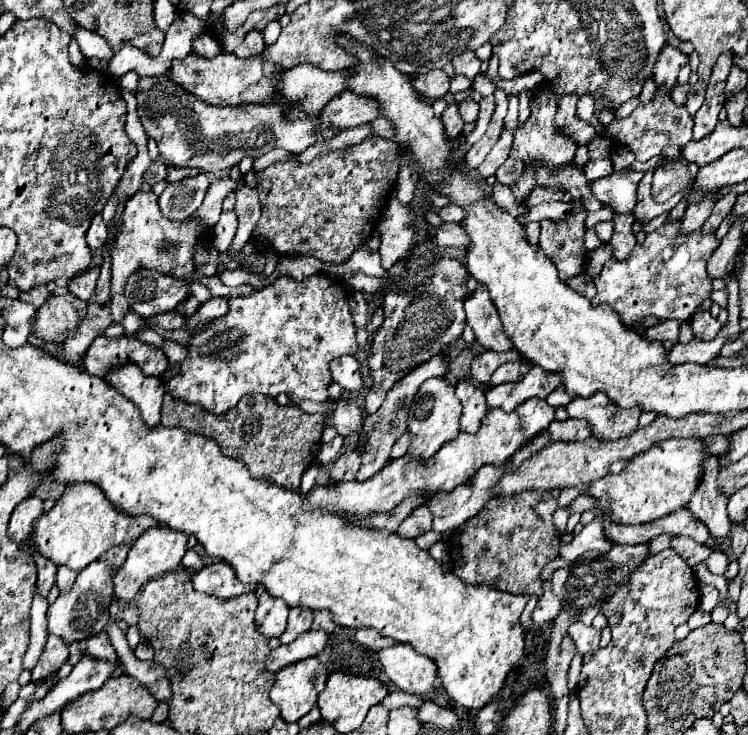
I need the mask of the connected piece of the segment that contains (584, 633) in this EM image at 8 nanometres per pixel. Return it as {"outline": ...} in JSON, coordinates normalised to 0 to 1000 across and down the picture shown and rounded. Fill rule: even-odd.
{"outline":[[[769,845],[763,853],[761,853],[761,867],[769,872],[771,878],[771,886],[777,891],[785,891],[790,886],[798,886],[801,883],[801,867],[803,861],[798,856],[793,856],[790,850],[782,850],[777,845]]]}

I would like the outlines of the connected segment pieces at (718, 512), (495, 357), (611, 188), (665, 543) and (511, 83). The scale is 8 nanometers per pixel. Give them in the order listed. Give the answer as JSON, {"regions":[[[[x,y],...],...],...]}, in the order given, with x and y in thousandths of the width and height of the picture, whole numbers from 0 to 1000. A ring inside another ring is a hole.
{"regions":[[[[945,619],[940,627],[940,644],[934,665],[926,671],[918,690],[926,695],[934,709],[948,714],[953,731],[975,731],[977,728],[977,709],[972,703],[972,679],[959,665],[959,646],[961,646],[961,622]]],[[[683,475],[683,478],[675,478],[675,480],[662,480],[662,478],[648,478],[643,480],[640,486],[632,488],[630,494],[630,513],[635,521],[646,524],[646,521],[654,521],[659,505],[664,499],[670,499],[672,494],[680,494],[680,491],[697,491],[697,480],[691,475]]],[[[849,230],[822,233],[806,244],[790,249],[790,257],[801,273],[814,279],[822,290],[846,290],[852,252],[862,235]]],[[[886,728],[886,731],[876,731],[868,736],[868,755],[876,755],[886,747],[894,744],[894,736],[897,736],[897,728]]],[[[709,98],[694,102],[683,109],[667,107],[659,110],[659,116],[672,121],[676,128],[693,131],[702,121],[710,122],[726,113],[727,105],[721,98]]]]}

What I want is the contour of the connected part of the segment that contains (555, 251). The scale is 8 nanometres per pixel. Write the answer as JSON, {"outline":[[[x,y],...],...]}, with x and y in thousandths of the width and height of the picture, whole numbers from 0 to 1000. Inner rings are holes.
{"outline":[[[777,287],[753,301],[737,298],[723,301],[721,336],[726,336],[726,341],[737,350],[753,382],[766,377],[766,371],[779,369],[782,363],[785,355],[785,341],[779,336],[782,295],[785,290]]]}

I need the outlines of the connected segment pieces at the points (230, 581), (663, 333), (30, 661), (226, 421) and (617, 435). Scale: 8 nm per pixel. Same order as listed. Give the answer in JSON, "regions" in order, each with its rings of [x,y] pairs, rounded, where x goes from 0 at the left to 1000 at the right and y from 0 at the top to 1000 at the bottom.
{"regions":[[[[290,763],[279,771],[271,771],[266,780],[258,782],[258,796],[269,807],[287,810],[295,815],[309,815],[325,807],[341,807],[346,801],[346,796],[338,796],[338,793],[325,796],[314,785],[314,777],[309,774],[309,769],[303,769],[301,763]]],[[[884,437],[881,442],[873,442],[862,450],[862,459],[868,464],[905,464],[908,461],[908,439],[905,437]]],[[[47,807],[44,823],[41,823],[41,875],[33,888],[33,902],[31,902],[36,913],[41,913],[49,905],[49,897],[63,872],[63,826],[66,826],[63,815]]],[[[221,535],[215,576],[221,581],[245,581],[255,589],[285,595],[295,605],[298,619],[309,622],[314,614],[320,614],[317,624],[330,630],[338,649],[357,649],[381,665],[400,665],[405,641],[424,622],[434,565],[413,565],[394,551],[376,554],[365,540],[357,537],[330,537],[320,546],[320,551],[314,551],[314,556],[287,565],[274,559],[269,551],[247,548],[234,543],[229,535]]],[[[795,535],[787,543],[771,540],[755,556],[761,567],[782,570],[790,578],[790,592],[803,600],[822,600],[844,592],[857,565],[854,556],[828,556],[817,551],[806,535]]]]}

